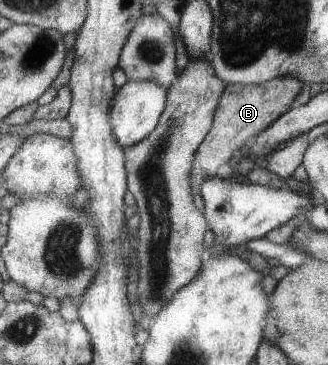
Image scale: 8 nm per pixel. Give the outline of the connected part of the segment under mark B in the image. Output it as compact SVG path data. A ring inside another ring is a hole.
M285 76L255 85L227 85L215 114L212 130L200 145L195 156L192 180L198 192L207 178L222 174L228 162L238 155L238 149L248 146L252 137L271 127L278 118L297 104L296 98L305 83L296 77Z

